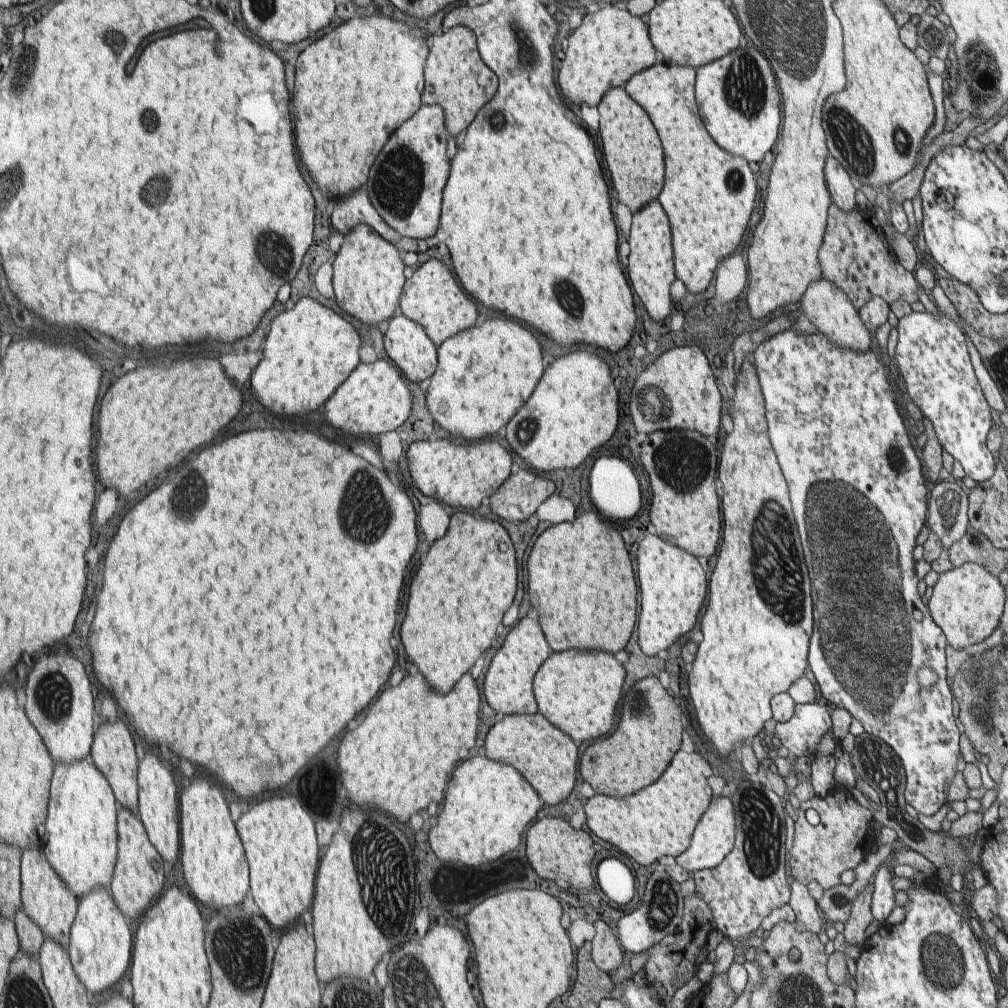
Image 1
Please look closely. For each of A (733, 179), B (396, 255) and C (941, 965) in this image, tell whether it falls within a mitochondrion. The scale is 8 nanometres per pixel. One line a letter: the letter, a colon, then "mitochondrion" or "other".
A: mitochondrion
B: other
C: mitochondrion

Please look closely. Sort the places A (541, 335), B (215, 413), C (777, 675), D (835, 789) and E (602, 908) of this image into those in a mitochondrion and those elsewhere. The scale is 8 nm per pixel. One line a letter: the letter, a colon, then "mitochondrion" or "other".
A: other
B: other
C: other
D: other
E: other

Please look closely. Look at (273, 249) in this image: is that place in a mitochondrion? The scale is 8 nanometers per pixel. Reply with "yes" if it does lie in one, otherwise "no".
yes

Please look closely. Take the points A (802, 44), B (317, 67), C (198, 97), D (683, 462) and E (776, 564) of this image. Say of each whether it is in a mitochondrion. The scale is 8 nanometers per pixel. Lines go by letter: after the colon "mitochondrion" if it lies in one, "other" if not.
A: mitochondrion
B: other
C: other
D: mitochondrion
E: mitochondrion

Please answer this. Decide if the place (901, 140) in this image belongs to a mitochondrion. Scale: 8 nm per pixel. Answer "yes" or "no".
yes

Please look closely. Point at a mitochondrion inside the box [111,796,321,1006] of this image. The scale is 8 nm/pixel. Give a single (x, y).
(245, 940)

